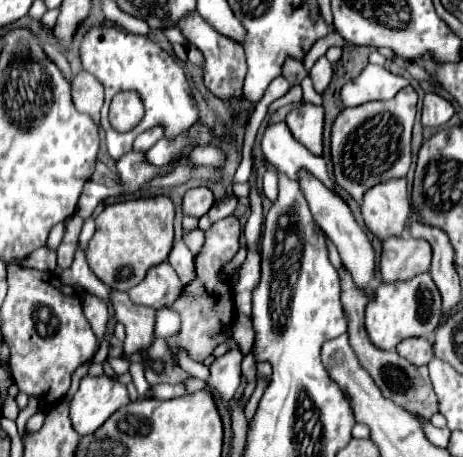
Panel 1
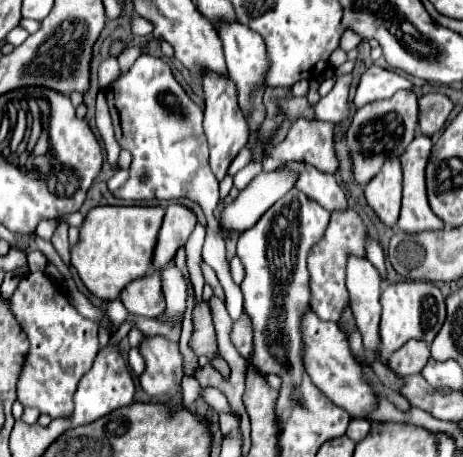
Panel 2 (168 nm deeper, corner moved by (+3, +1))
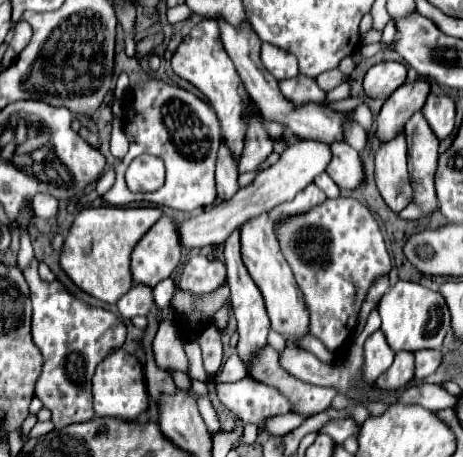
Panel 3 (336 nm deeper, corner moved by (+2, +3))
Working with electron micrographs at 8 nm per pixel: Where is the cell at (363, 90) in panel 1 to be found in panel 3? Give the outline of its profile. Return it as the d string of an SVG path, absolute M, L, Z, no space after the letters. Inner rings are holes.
M377 63L367 71L363 79L363 89L371 99L387 99L395 89L399 89L405 83L405 77L407 69L401 63Z

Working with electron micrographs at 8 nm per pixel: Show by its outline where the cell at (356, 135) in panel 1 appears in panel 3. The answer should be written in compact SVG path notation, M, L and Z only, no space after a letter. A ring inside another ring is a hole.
M425 81L401 85L377 113L377 131L375 131L377 143L387 143L397 135L401 135L409 117L415 111L419 111L421 105L425 105L427 95L429 95L429 83Z

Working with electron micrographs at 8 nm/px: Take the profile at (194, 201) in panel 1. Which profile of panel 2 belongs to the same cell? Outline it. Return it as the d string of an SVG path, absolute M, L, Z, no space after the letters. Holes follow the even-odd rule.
M170 203L166 207L164 223L158 231L156 247L152 253L152 269L162 269L176 257L176 251L186 245L190 233L194 231L194 225L196 215L184 205Z

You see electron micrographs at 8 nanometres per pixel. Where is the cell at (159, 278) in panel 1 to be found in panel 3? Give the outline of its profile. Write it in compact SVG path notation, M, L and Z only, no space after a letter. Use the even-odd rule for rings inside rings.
M135 283L129 293L125 293L119 303L117 309L125 319L131 319L135 315L149 315L151 307L155 307L155 299L153 299L153 289L149 285L143 283Z

